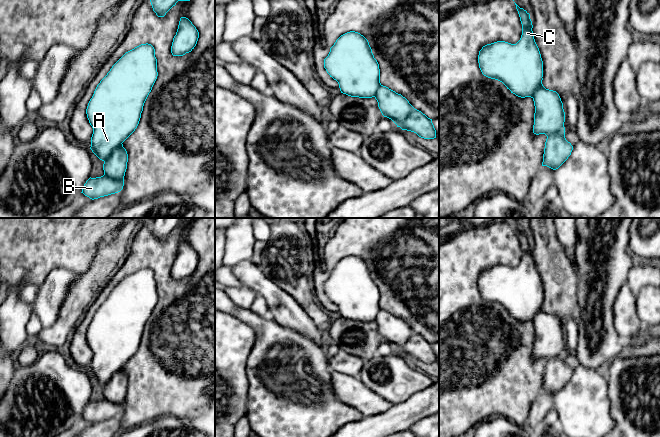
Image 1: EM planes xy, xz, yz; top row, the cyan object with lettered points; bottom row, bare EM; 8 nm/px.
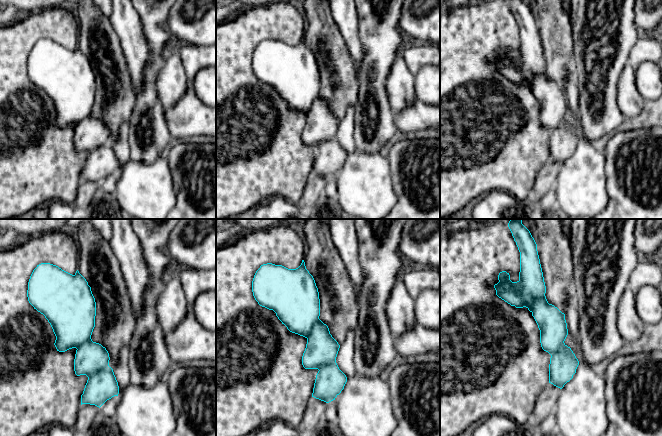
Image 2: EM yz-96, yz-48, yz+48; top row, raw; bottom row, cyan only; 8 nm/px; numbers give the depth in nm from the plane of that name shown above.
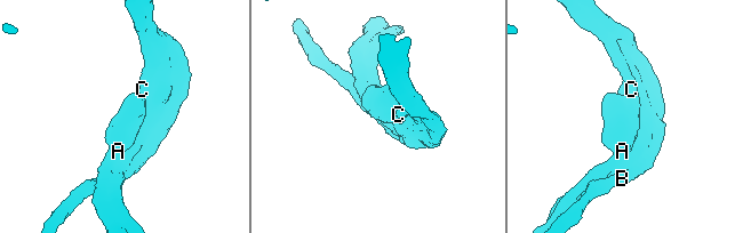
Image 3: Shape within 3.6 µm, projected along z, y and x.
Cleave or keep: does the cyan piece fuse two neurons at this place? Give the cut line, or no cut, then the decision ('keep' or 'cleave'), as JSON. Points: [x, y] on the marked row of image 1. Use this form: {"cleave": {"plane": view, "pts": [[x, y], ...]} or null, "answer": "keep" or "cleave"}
{"cleave": null, "answer": "keep"}

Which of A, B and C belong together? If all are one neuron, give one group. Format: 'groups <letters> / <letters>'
groups A B C

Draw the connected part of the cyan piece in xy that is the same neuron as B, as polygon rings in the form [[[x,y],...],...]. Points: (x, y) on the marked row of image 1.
[[[146,43],[126,52],[97,85],[86,114],[93,128],[90,149],[104,162],[104,175],[84,184],[81,193],[90,199],[123,189],[128,154],[122,143],[137,128],[157,76],[155,49]]]

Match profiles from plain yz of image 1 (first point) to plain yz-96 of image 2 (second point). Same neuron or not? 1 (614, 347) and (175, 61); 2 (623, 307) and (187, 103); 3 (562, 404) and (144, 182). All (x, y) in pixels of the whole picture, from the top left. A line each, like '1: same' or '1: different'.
1: different
2: different
3: same

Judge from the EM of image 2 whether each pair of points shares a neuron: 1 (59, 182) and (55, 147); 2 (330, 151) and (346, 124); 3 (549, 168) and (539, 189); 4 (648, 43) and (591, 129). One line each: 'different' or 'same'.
1: same
2: different
3: same
4: different

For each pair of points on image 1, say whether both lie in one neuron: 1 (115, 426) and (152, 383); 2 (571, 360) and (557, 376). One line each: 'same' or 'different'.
1: different
2: different

